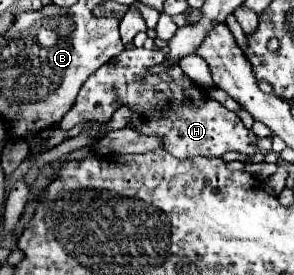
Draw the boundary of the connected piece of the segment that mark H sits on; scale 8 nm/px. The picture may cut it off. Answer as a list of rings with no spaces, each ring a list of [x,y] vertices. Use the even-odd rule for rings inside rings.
[[[126,49],[118,55],[116,65],[102,65],[78,93],[74,109],[70,109],[64,119],[60,121],[62,129],[72,129],[80,121],[108,121],[118,105],[128,105],[134,111],[132,127],[136,131],[148,135],[164,137],[164,147],[178,159],[188,157],[220,157],[228,151],[240,151],[246,155],[256,153],[256,143],[252,141],[254,135],[244,127],[240,117],[228,111],[214,99],[206,99],[200,87],[190,81],[188,75],[182,73],[178,65],[162,71],[160,75],[150,75],[148,79],[140,79],[140,73],[146,73],[152,65],[164,61],[164,51],[146,51],[142,49]],[[116,87],[116,95],[112,89]]]

